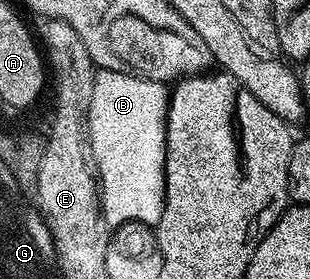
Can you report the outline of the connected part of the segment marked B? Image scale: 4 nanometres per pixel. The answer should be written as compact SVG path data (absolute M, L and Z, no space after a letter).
M97 69L94 80L94 96L88 113L88 139L92 141L94 160L100 165L102 176L101 205L109 228L123 222L144 222L155 227L164 207L164 165L166 164L166 124L168 123L168 99L170 90L163 81L135 78L113 70Z

